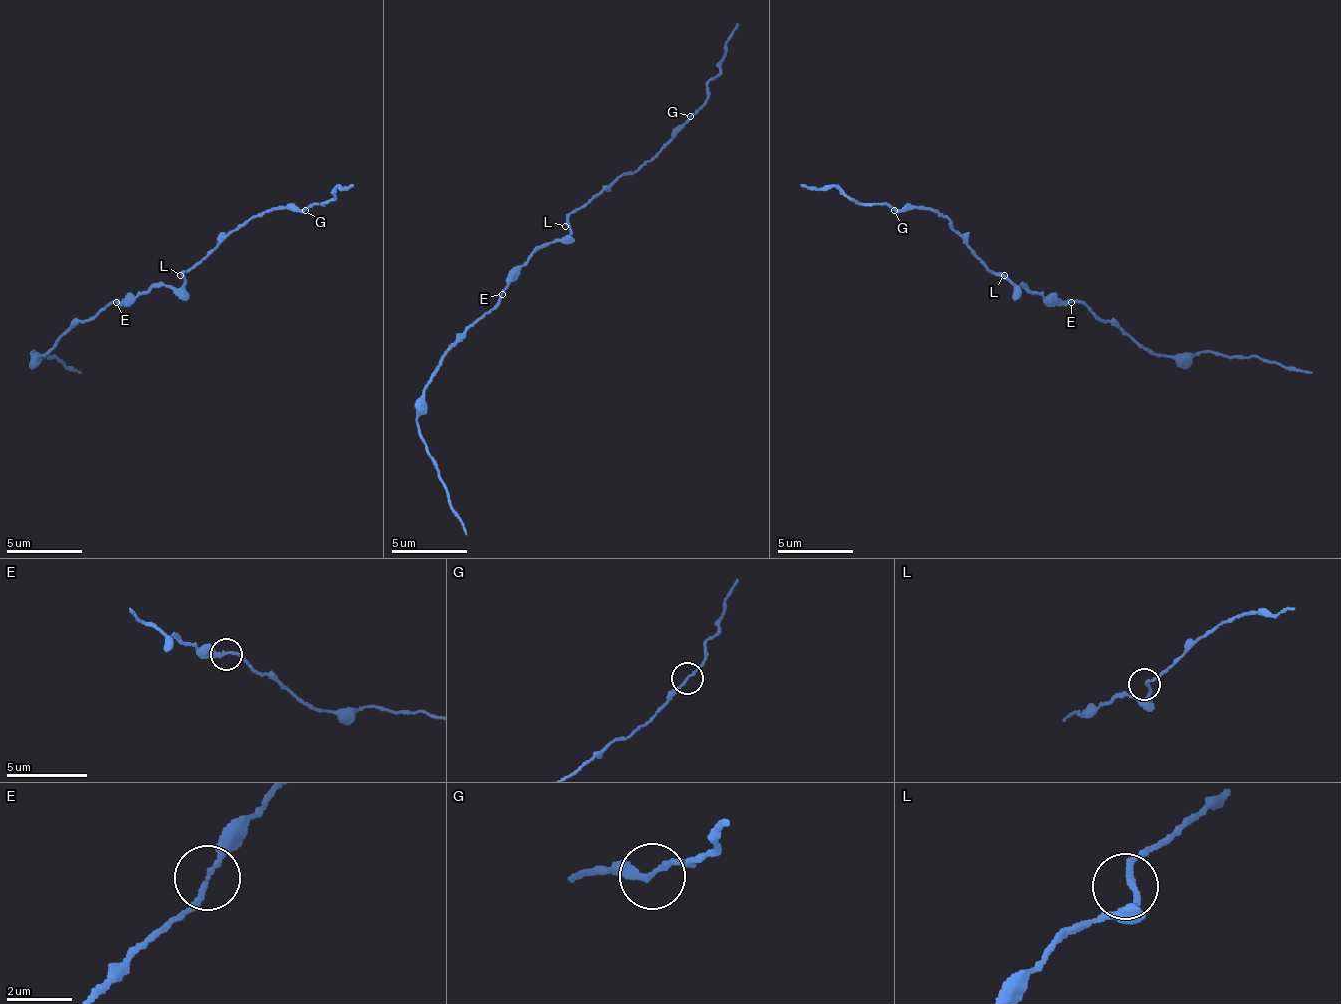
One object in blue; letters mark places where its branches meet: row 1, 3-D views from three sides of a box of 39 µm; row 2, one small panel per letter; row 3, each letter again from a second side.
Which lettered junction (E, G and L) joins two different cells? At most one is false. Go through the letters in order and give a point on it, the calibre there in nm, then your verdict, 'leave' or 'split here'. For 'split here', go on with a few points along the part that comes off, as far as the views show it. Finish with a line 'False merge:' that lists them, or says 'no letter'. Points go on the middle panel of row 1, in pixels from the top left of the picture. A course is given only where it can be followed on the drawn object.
E: (502, 294) | 170 nm | leave
G: (690, 116) | 180 nm | leave
L: (565, 226) | 180 nm | leave
False merge: no letter

